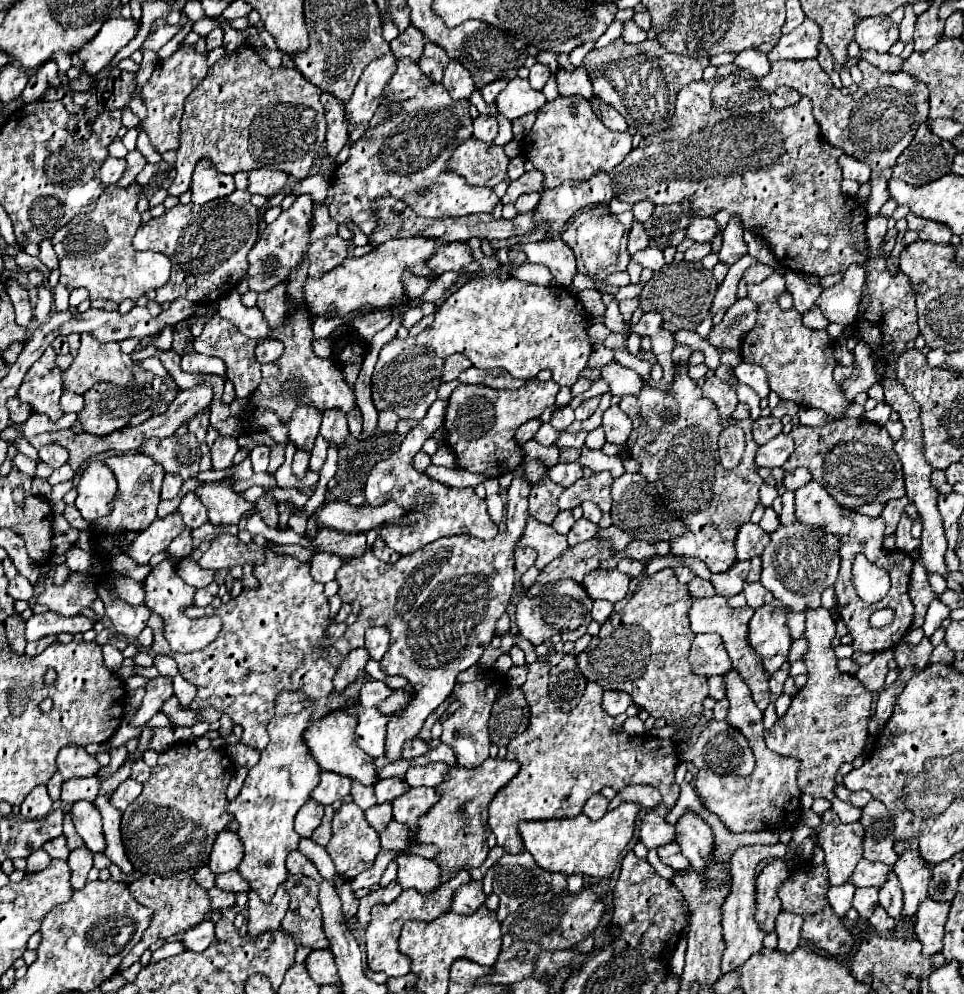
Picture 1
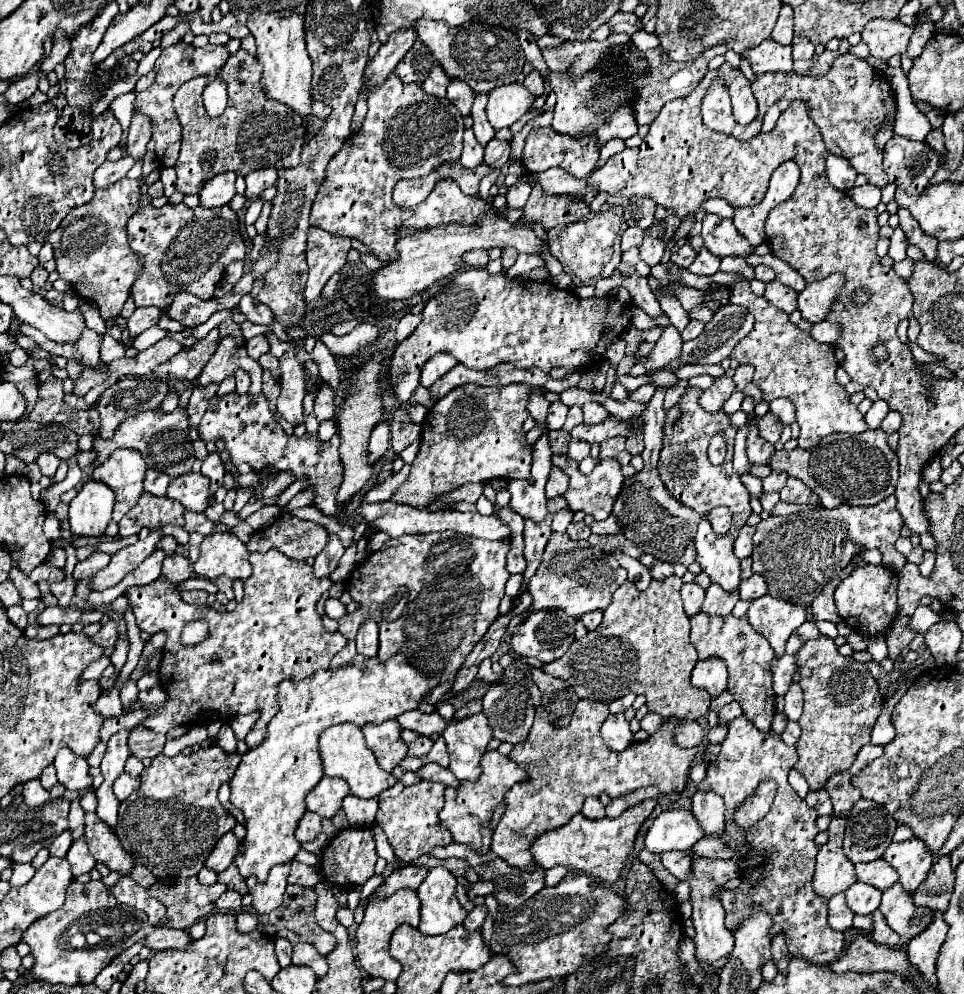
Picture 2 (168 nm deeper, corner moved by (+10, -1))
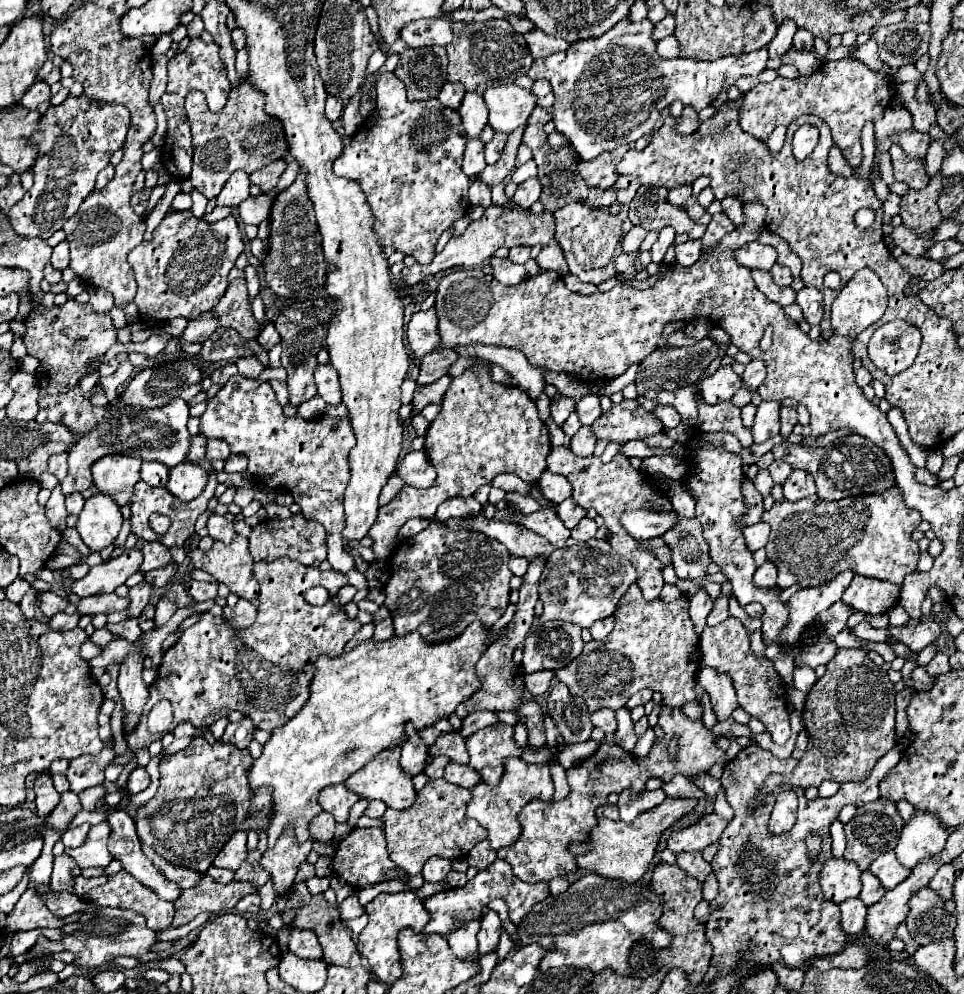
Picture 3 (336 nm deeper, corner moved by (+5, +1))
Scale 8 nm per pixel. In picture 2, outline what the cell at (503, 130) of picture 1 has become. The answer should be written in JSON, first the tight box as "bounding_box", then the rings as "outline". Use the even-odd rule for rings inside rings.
{"bounding_box":[485,139,509,169],"outline":[[[491,139],[491,143],[487,143],[485,147],[485,163],[491,165],[493,169],[501,169],[507,161],[509,161],[509,143]]]}

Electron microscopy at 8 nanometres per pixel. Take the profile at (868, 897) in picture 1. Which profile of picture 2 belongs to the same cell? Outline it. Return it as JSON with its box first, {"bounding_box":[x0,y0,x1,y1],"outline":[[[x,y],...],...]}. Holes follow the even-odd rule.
{"bounding_box":[845,883,881,915],"outline":[[[853,883],[845,891],[845,897],[847,897],[849,909],[855,915],[869,915],[869,913],[873,913],[879,907],[881,891],[871,887],[871,885],[865,885],[865,883]]]}

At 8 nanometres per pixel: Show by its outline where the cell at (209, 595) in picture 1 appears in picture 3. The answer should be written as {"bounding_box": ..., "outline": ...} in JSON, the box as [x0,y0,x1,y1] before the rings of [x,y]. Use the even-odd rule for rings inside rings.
{"bounding_box":[186,581,218,601],"outline":[[[186,581],[186,589],[190,593],[190,597],[194,601],[208,601],[208,599],[216,599],[216,591],[218,591],[218,583],[210,581],[210,583],[200,583],[200,581]]]}

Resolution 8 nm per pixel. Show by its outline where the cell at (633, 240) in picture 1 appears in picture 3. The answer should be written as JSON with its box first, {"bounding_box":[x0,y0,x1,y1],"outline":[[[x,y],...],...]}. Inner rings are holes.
{"bounding_box":[622,227,646,253],"outline":[[[632,227],[632,229],[626,233],[624,241],[622,241],[622,251],[624,251],[624,253],[638,251],[640,245],[642,245],[642,241],[644,241],[644,237],[646,237],[646,229],[642,229],[642,227]]]}

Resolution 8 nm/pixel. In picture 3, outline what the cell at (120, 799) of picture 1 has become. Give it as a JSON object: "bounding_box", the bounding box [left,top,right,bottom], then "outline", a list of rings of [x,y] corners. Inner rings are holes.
{"bounding_box":[128,767,150,795],"outline":[[[136,767],[128,777],[128,791],[132,795],[136,795],[136,793],[144,791],[148,785],[150,785],[150,775],[146,773],[144,767]]]}

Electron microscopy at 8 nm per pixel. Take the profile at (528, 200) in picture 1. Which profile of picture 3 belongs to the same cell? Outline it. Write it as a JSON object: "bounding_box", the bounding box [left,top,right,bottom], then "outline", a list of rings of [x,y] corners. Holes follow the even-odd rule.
{"bounding_box":[514,177,540,209],"outline":[[[532,177],[518,185],[518,189],[514,193],[514,203],[520,205],[522,209],[530,209],[530,205],[534,201],[538,201],[538,197],[540,197],[540,181],[538,181],[538,177]]]}

